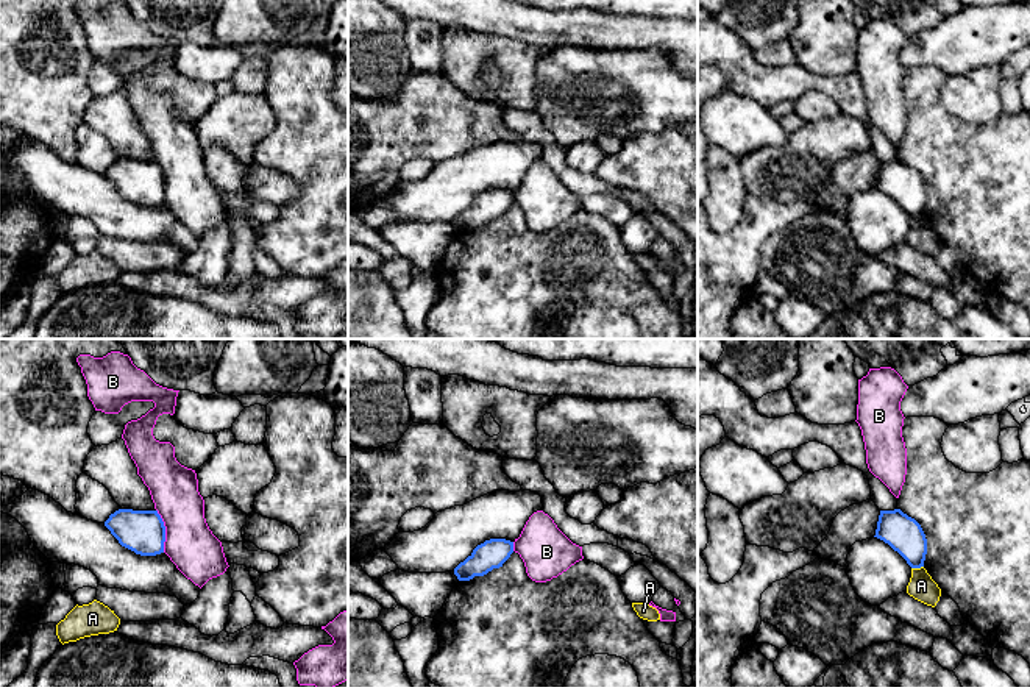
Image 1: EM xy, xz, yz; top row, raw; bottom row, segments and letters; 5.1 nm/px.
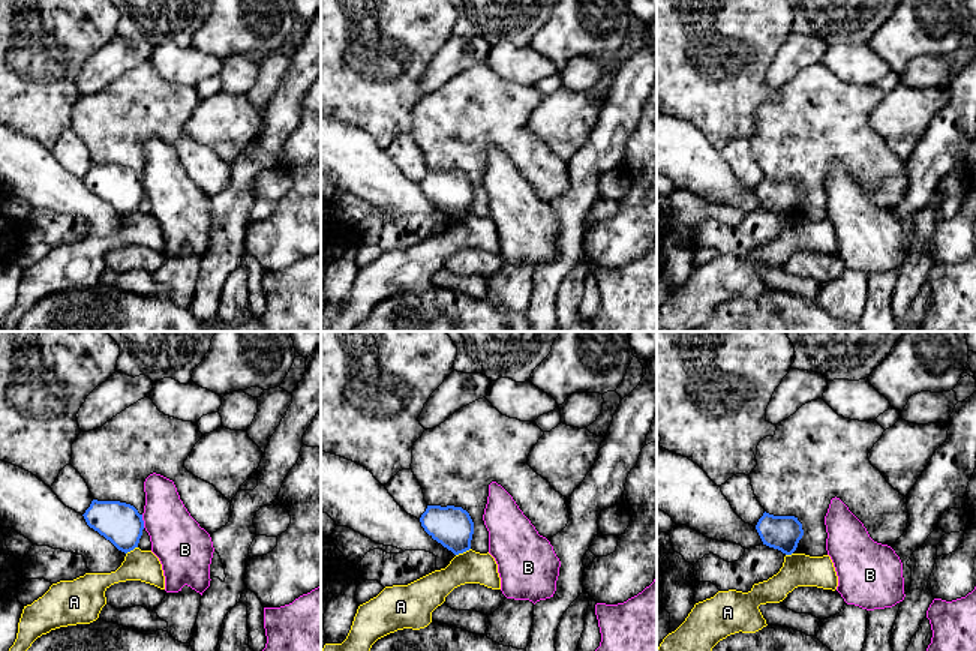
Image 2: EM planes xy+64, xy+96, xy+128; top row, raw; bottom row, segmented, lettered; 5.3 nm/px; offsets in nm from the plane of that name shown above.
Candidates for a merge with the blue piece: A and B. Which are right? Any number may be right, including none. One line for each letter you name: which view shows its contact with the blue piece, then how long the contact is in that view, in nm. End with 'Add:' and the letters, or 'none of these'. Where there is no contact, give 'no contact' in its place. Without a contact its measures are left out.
Add: none of these

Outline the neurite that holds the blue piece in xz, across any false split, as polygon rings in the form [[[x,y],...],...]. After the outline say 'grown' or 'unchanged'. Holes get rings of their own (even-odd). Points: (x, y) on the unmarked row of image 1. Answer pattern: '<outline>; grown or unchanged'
[[[490,189],[478,195],[473,203],[454,219],[459,231],[470,231],[474,226],[484,226],[503,214],[513,203],[513,192],[506,189]]]; unchanged

